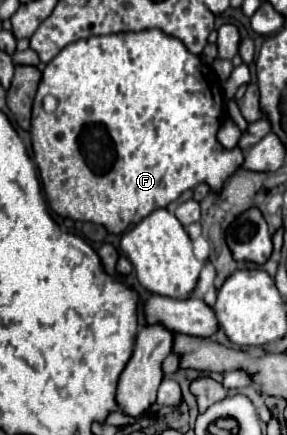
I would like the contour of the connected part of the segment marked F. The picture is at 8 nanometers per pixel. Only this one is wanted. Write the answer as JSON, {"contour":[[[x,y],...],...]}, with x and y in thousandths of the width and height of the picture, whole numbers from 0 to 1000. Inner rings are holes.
{"contour":[[[498,69],[498,74],[436,74],[436,78],[373,78],[373,83],[317,83],[296,92],[268,92],[233,101],[150,161],[150,179],[115,234],[115,276],[108,276],[108,317],[115,317],[115,359],[136,386],[136,405],[150,418],[150,437],[164,451],[164,464],[178,483],[220,501],[282,506],[282,510],[324,510],[373,524],[387,538],[429,538],[456,520],[470,520],[484,506],[498,506],[512,492],[526,492],[547,478],[575,478],[589,464],[617,460],[645,437],[679,432],[693,418],[721,418],[742,441],[763,441],[791,405],[805,405],[826,386],[847,377],[847,345],[812,340],[784,345],[756,326],[756,299],[784,271],[777,257],[777,207],[763,179],[749,179],[749,166],[721,156],[721,147],[652,120],[631,92],[582,83],[554,69]],[[164,216],[185,216],[199,225],[199,253],[185,262],[157,262],[143,234]]]}

